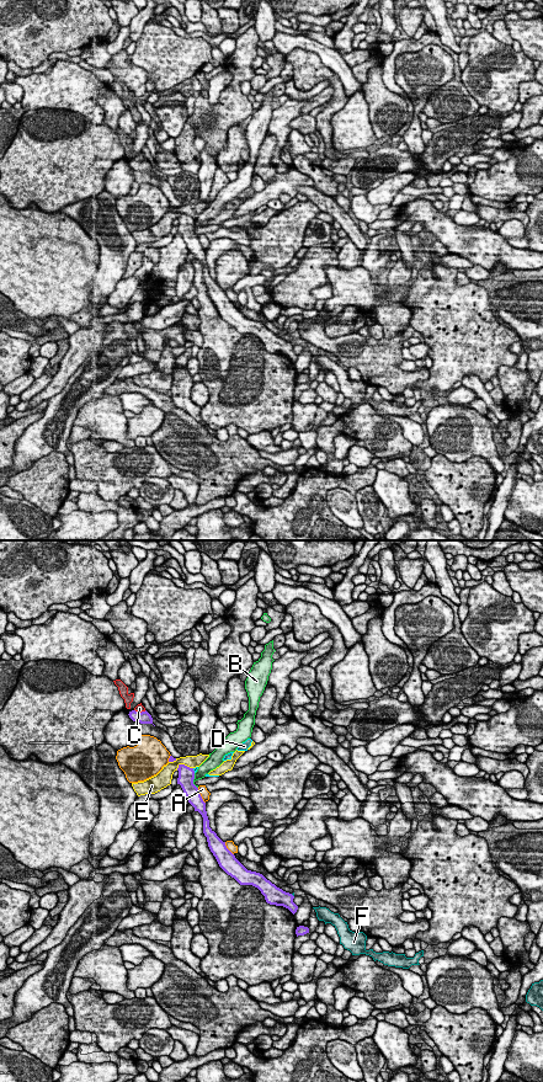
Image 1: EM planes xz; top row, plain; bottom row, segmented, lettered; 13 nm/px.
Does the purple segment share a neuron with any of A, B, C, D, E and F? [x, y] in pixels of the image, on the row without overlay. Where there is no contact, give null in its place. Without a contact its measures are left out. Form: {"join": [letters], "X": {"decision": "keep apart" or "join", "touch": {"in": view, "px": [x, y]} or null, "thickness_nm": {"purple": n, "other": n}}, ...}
{"join": ["C"], "A": {"decision": "keep apart", "touch": {"in": "xz", "px": [200, 244]}, "thickness_nm": {"purple": 190, "other": 120}}, "B": {"decision": "keep apart", "touch": {"in": "xz", "px": [192, 229]}, "thickness_nm": {"purple": 220, "other": 160}}, "C": {"decision": "join", "touch": {"in": "xz", "px": [142, 160]}, "thickness_nm": {"purple": 160, "other": 120}}, "D": {"decision": "keep apart", "touch": {"in": "xz", "px": [193, 219]}, "thickness_nm": {"purple": 220, "other": 50}}, "E": {"decision": "keep apart", "touch": {"in": "xz", "px": [184, 213]}, "thickness_nm": {"purple": 220, "other": 160}}, "F": {"decision": "keep apart", "touch": {"in": "xz", "px": [292, 344]}, "thickness_nm": {"purple": 240, "other": 30}}}

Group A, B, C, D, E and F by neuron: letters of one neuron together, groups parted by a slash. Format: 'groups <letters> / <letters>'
groups A / B / C / D E / F

